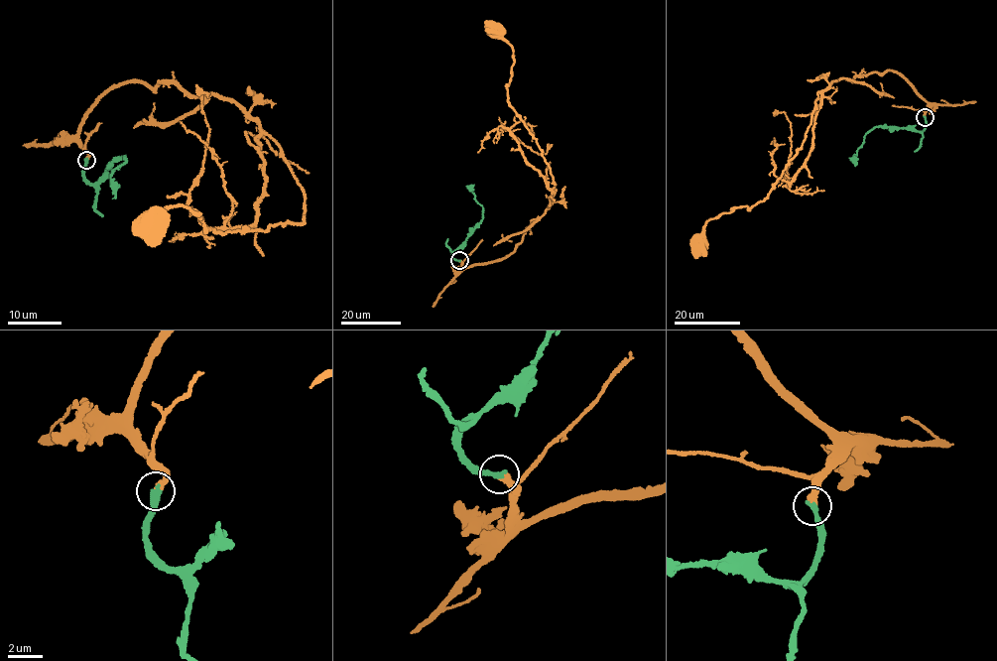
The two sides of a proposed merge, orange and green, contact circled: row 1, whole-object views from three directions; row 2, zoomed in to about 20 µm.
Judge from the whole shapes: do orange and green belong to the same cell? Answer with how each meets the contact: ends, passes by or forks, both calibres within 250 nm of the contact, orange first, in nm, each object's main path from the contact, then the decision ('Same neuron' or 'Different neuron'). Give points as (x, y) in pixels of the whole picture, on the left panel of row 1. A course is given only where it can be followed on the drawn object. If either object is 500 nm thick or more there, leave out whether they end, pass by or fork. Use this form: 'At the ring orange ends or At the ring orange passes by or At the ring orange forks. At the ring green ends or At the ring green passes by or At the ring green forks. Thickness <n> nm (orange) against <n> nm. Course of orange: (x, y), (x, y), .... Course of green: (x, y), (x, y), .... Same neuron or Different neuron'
At the ring orange ends. At the ring green ends. Thickness 380 nm (orange) against 360 nm. Course of orange: (86, 160), (99, 97), (173, 81), (235, 103), (304, 193), (303, 222), (217, 233), (180, 204), (149, 229). Course of green: (86, 160), (83, 179), (92, 184), (102, 179), (112, 161), (125, 157), (126, 161), (111, 173), (112, 198). Same neuron

